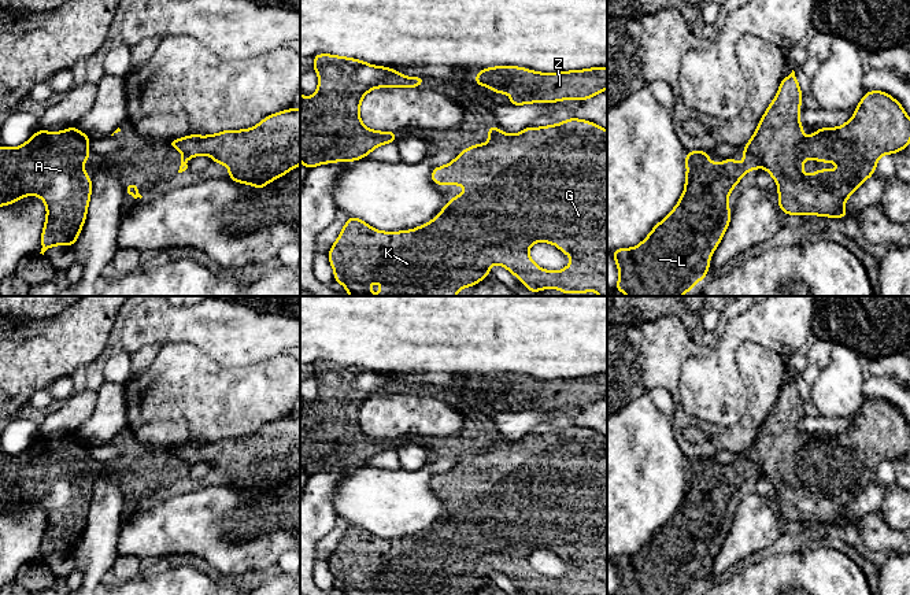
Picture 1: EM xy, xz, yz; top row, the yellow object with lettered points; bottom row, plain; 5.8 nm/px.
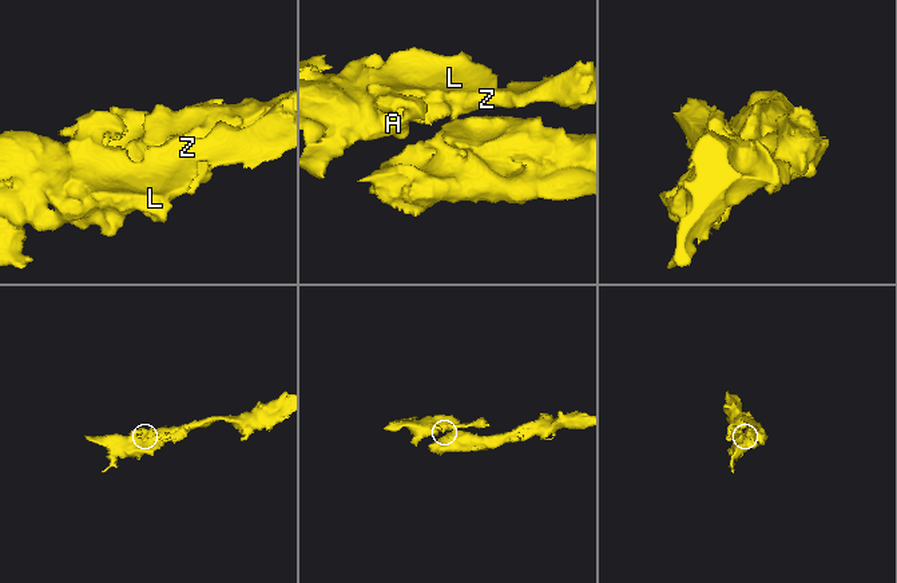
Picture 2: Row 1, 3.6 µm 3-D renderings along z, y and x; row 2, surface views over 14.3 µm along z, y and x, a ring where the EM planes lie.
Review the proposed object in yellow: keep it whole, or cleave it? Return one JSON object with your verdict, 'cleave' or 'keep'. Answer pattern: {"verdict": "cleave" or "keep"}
{"verdict": "cleave"}

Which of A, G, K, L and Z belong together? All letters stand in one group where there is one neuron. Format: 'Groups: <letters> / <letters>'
Groups: A L Z / G K

